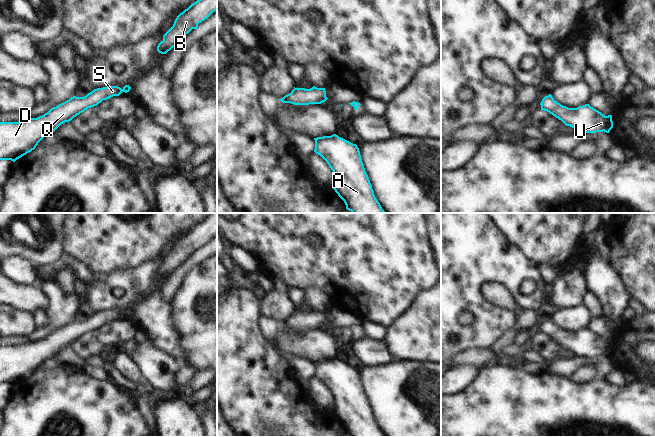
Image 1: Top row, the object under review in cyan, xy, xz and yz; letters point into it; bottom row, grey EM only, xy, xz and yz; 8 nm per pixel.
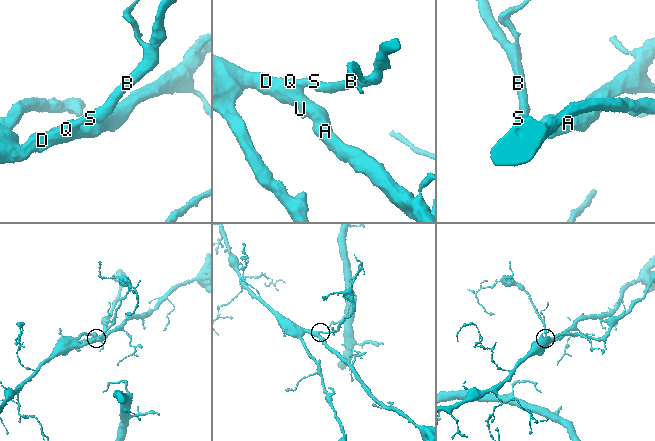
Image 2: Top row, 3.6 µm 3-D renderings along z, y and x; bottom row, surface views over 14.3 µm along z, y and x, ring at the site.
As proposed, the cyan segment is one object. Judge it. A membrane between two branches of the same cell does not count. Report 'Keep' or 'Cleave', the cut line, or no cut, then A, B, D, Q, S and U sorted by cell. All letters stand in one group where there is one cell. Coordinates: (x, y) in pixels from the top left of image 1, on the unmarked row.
Keep. No split. Groups: A B D Q S U.

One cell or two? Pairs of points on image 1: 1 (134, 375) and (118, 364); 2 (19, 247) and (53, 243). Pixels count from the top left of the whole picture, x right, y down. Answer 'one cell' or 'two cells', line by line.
1: one cell
2: one cell

